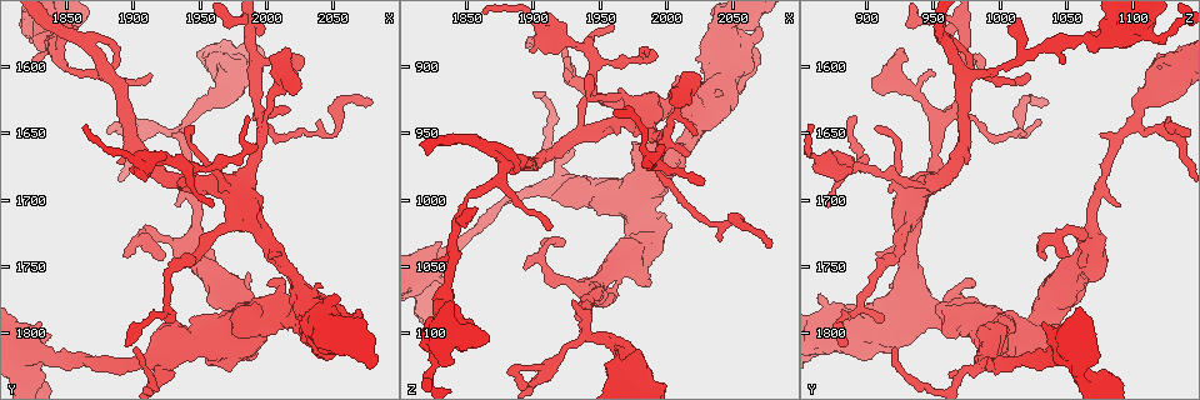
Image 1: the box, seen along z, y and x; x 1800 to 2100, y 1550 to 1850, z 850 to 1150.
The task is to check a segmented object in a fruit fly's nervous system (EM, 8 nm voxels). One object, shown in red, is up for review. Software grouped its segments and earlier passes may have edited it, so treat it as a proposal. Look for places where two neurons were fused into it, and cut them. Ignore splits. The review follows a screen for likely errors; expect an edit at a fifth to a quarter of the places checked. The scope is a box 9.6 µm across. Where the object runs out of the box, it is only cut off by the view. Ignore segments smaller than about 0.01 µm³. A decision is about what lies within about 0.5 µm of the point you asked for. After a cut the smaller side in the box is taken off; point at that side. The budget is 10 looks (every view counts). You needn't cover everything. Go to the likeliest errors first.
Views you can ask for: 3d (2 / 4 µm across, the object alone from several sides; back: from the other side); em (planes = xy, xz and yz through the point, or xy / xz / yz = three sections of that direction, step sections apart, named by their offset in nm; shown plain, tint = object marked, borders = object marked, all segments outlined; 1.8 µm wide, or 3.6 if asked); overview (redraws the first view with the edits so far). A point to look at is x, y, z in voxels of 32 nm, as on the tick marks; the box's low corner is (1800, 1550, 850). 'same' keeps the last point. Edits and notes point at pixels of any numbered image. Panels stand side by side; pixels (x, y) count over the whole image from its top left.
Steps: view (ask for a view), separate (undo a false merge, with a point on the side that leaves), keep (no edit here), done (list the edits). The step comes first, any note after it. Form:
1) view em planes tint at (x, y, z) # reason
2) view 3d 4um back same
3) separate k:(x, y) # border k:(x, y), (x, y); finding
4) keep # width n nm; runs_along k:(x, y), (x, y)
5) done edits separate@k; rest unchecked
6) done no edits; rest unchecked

view em yz step 16 tint at (1880, 1608, 974) # four or more arms meet

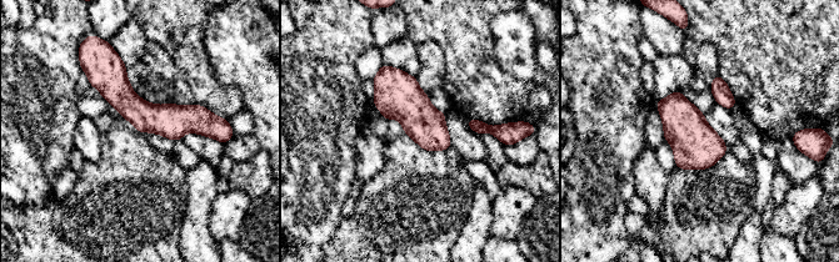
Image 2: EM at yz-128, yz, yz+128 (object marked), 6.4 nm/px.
view em xz step 8 borders same # another direction

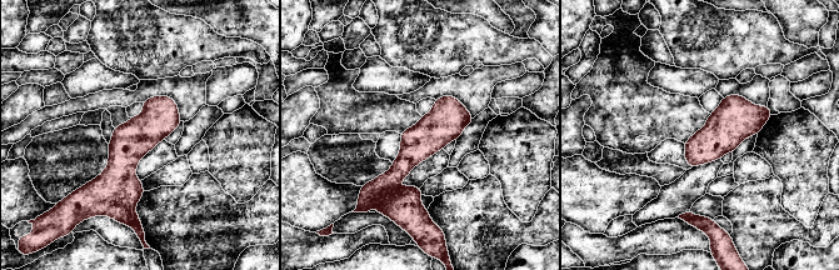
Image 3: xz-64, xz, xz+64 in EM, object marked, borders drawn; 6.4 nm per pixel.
keep # one neuron here

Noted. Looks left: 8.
view em yz step 16 tint at (1948, 1734, 1070) # a narrow waist

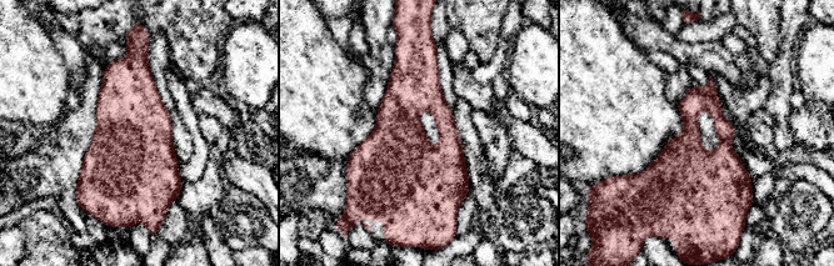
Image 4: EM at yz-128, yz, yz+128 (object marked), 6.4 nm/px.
keep # continuous, no second neuron

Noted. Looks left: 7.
view 3d 4um at (2004, 1784, 970) # abrupt turn

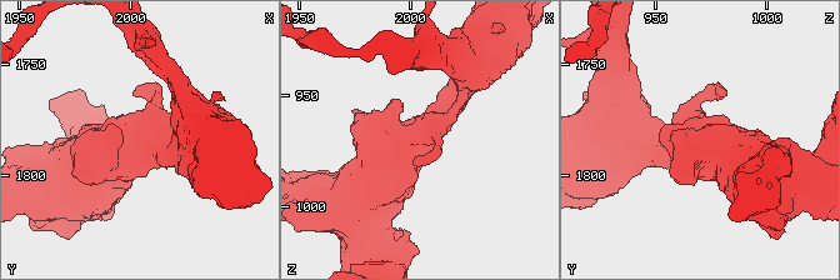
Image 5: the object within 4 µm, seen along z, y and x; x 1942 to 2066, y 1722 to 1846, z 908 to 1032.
view em 3.6um planes tint at (2004, 1786, 967)

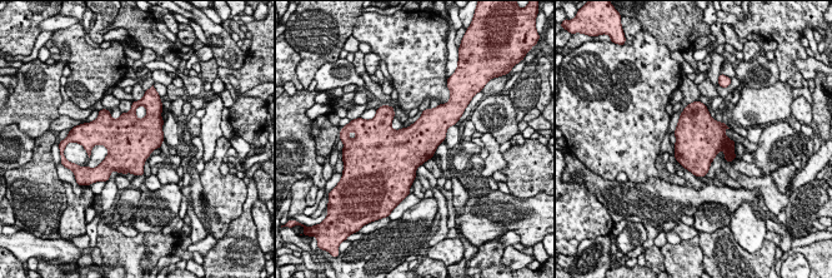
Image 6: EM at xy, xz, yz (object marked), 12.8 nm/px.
keep # continuous, no second neuron

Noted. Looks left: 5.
view 3d 4um back at (1836, 1582, 1076) # calibre changes

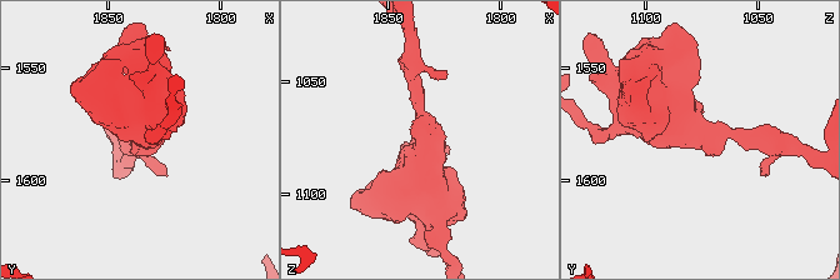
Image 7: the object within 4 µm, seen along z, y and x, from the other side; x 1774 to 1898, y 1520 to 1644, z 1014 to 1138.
view em planes borders at (1835, 1581, 1073) # now the EM

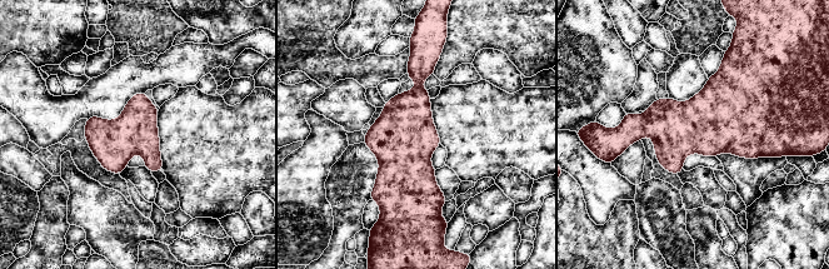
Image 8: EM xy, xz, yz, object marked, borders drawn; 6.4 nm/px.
keep # one neuron here

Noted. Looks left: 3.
done no edits; rest unchecked

